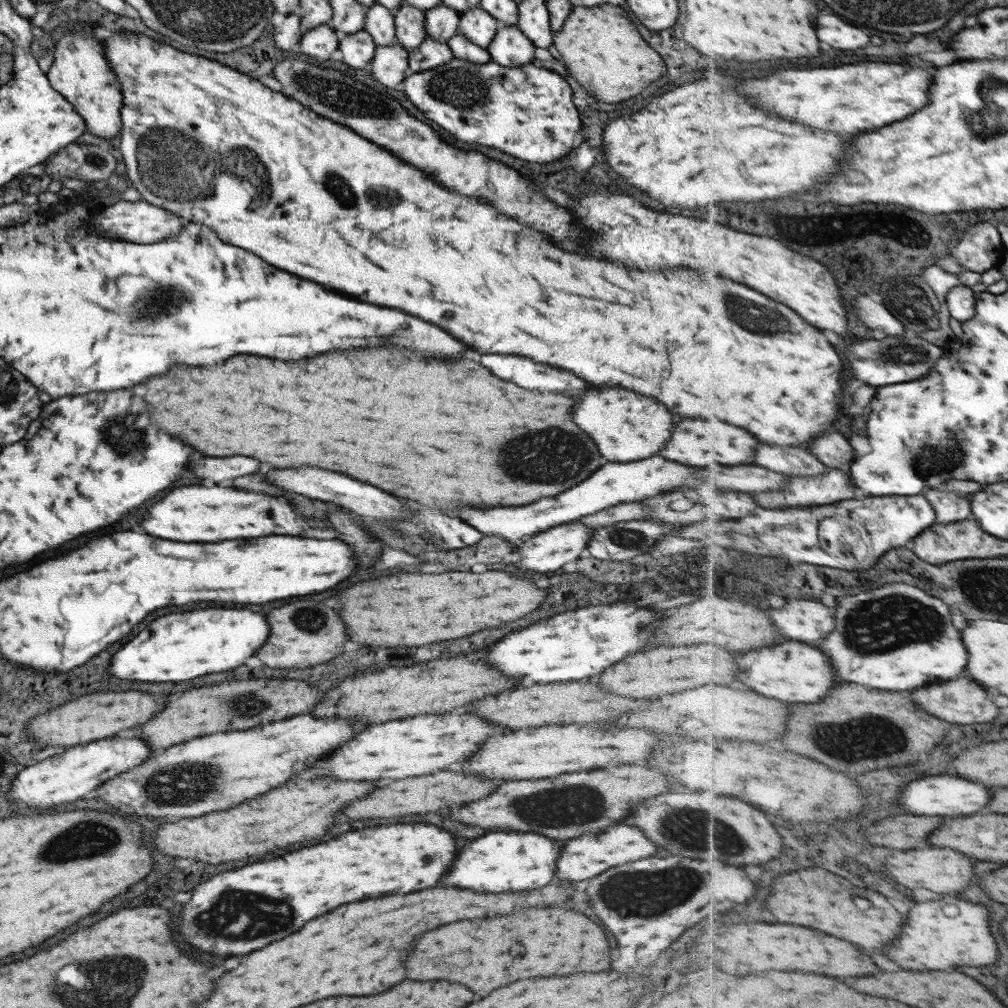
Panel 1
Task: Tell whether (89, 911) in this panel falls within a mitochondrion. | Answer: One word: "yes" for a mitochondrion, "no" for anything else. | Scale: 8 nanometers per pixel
no

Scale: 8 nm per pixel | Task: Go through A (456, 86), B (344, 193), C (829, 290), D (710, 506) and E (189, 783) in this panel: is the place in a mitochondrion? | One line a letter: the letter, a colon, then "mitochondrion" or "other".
A: mitochondrion
B: mitochondrion
C: other
D: other
E: mitochondrion

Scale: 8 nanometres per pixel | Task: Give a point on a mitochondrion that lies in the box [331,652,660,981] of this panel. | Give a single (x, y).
(547, 807)

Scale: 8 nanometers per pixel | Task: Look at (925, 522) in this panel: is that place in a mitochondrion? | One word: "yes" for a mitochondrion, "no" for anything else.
no

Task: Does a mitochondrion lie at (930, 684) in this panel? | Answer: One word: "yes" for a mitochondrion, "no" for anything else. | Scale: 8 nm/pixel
no

